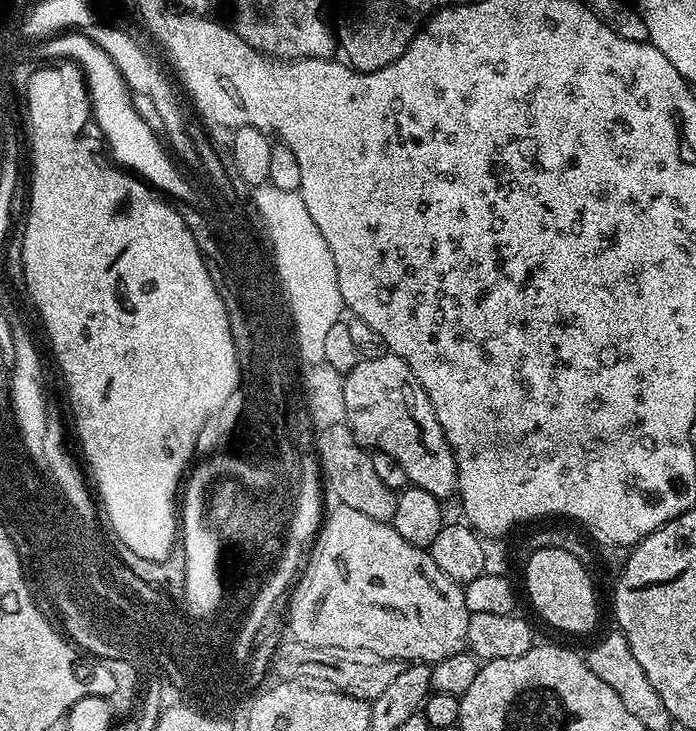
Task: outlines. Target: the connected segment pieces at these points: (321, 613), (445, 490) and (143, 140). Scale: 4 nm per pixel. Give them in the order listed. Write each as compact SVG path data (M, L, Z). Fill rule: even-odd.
M336 504L327 509L323 517L322 527L316 533L314 543L307 555L307 563L303 565L302 575L295 581L290 592L292 605L288 608L288 628L291 639L309 644L315 648L331 648L333 650L352 650L348 648L361 648L361 653L371 654L381 660L399 660L401 662L423 662L429 666L437 664L440 660L450 658L454 654L465 651L468 643L468 618L469 611L466 606L466 598L461 585L455 584L442 570L438 570L438 562L434 562L431 551L410 546L398 530L392 528L391 523L374 518L366 518L366 514L361 514L359 510L350 510L350 506Z
M385 354L373 360L357 359L356 365L343 377L343 387L347 425L361 444L390 454L390 458L394 458L394 462L398 462L398 466L406 470L409 485L430 490L430 494L441 498L447 498L456 492L456 463L442 426L438 426L434 406L430 398L426 398L426 390L422 390L418 378L414 378L410 366L406 366L402 358Z
M72 30L67 31L58 39L49 39L47 41L49 47L40 45L43 44L40 42L33 44L36 45L32 50L40 62L51 61L53 59L52 50L59 46L60 49L57 50L55 59L60 62L77 64L84 71L84 83L88 85L90 112L94 117L94 124L100 127L100 132L104 135L109 150L112 151L111 159L119 167L139 176L144 183L151 184L157 192L173 201L184 200L191 194L192 188L188 185L187 178L176 169L177 161L173 159L169 149L162 143L157 129L155 127L152 129L144 121L143 114L136 109L135 102L137 103L137 101L134 99L128 83L122 78L118 66L114 66L114 62L110 62L110 56L106 54L106 50L102 50L102 46L94 46L94 42L90 42L90 38Z

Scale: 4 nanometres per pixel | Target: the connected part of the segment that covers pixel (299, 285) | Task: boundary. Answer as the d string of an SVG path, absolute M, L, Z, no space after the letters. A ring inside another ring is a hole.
M270 183L257 185L251 192L255 206L253 209L268 230L268 246L271 255L280 264L280 273L298 320L297 331L302 344L302 353L298 356L324 363L326 335L344 314L333 254L299 192L281 190Z

